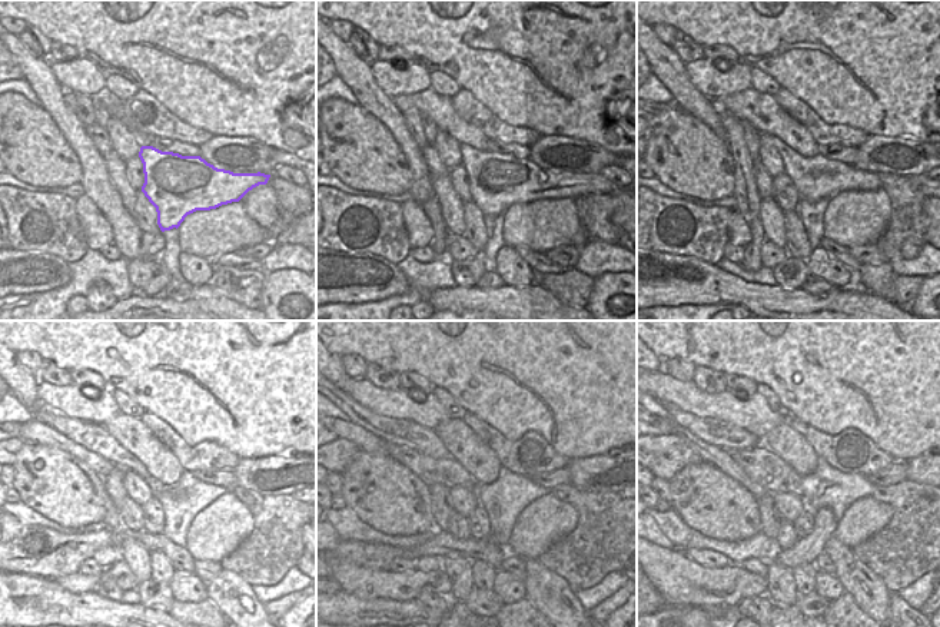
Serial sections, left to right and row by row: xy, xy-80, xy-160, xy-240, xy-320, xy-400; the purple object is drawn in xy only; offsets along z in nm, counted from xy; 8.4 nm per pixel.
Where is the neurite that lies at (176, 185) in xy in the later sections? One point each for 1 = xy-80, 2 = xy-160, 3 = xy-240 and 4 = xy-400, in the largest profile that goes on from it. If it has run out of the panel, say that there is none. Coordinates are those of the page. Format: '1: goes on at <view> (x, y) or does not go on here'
1: goes on at xy-80 (497, 181)
2: goes on at xy-160 (814, 178)
3: goes on at xy-240 (93, 437)
4: goes on at xy-400 (717, 433)

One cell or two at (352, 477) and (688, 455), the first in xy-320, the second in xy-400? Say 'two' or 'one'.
two

